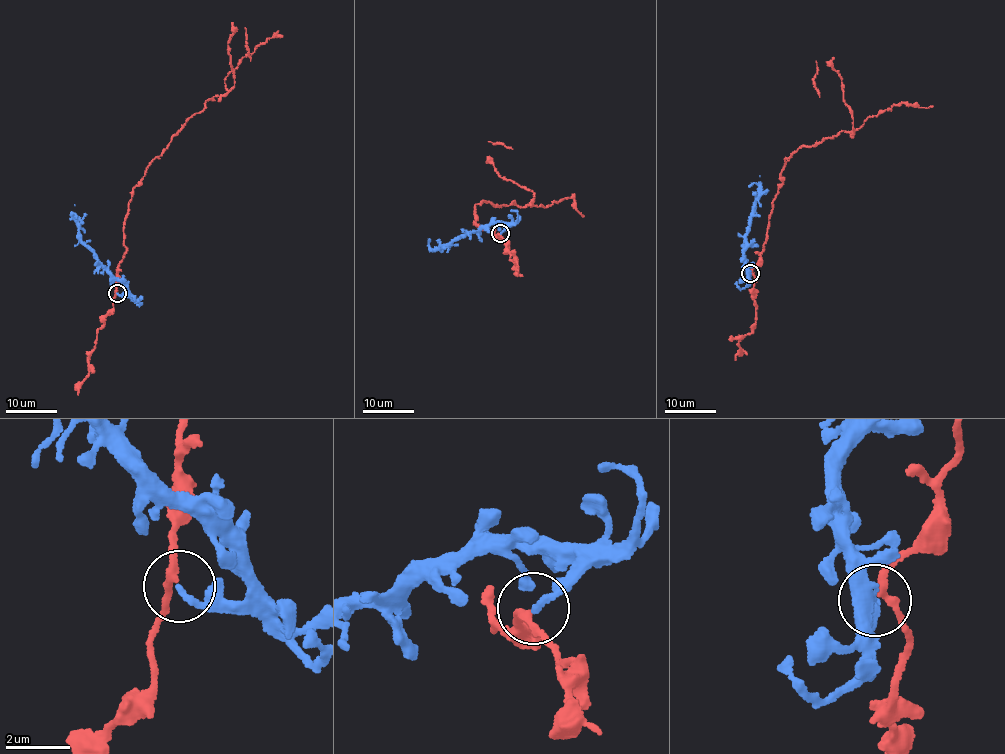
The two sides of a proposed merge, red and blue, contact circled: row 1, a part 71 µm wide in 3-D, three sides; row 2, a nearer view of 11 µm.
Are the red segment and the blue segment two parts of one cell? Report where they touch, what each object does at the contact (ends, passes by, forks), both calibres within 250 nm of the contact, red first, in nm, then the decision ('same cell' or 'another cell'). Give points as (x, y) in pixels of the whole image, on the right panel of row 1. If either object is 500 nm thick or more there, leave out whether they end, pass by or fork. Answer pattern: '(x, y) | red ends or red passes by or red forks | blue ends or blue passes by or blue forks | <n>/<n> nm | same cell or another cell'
(750, 273) | red passes by | blue ends | 220/200 nm | another cell

